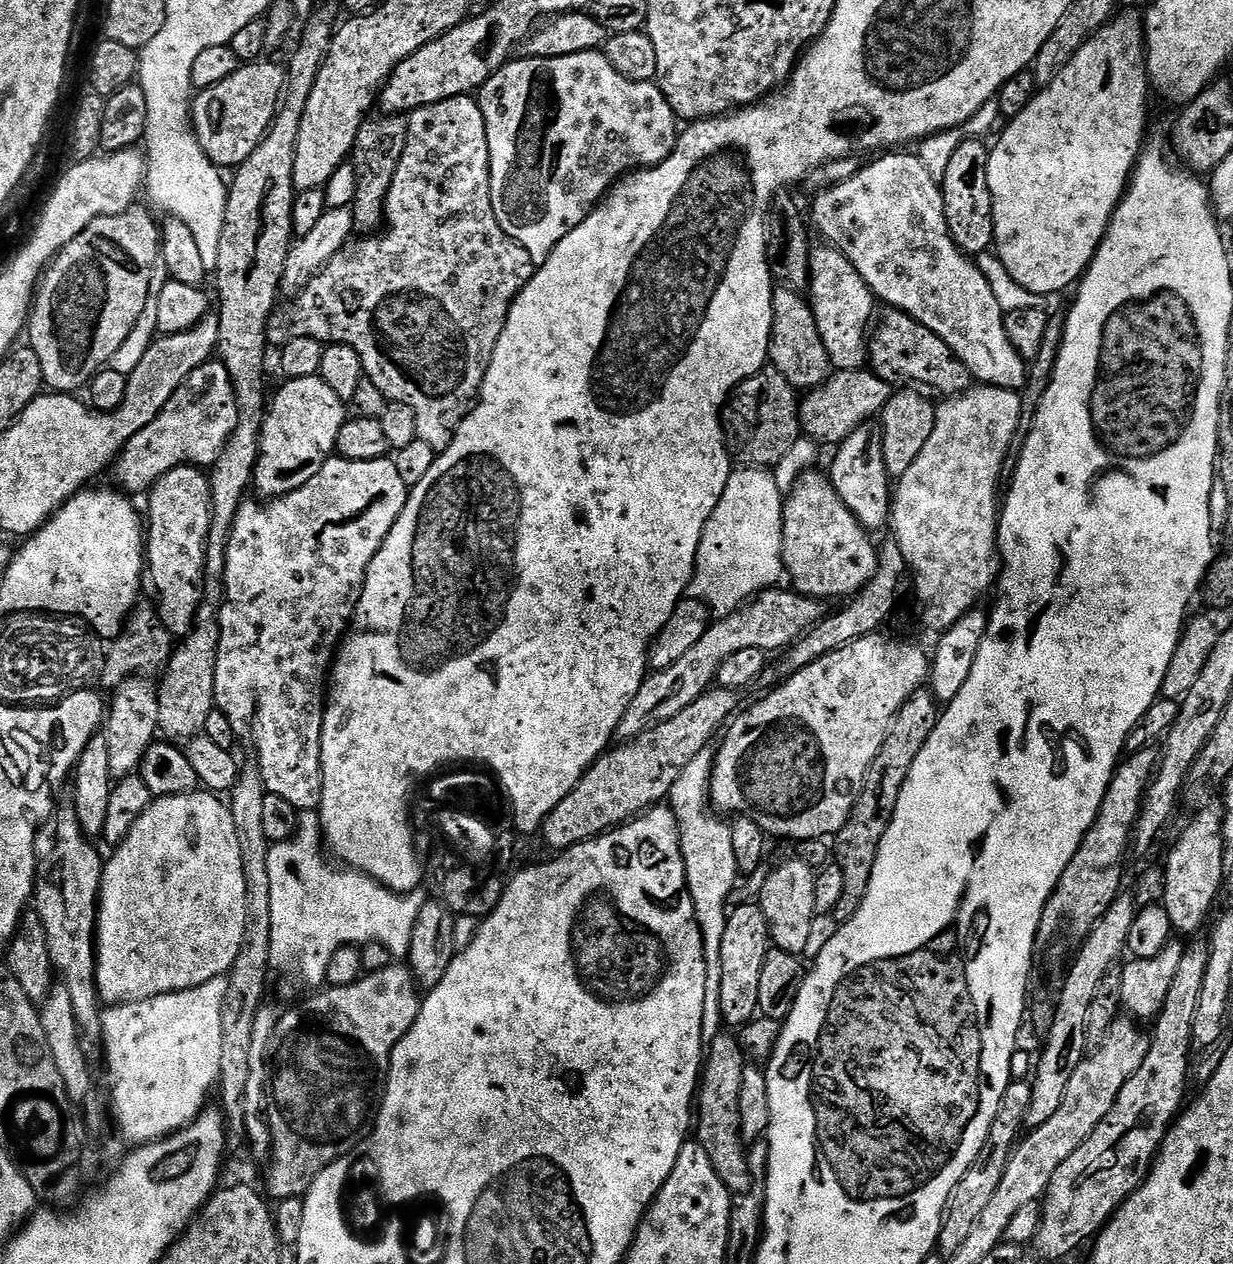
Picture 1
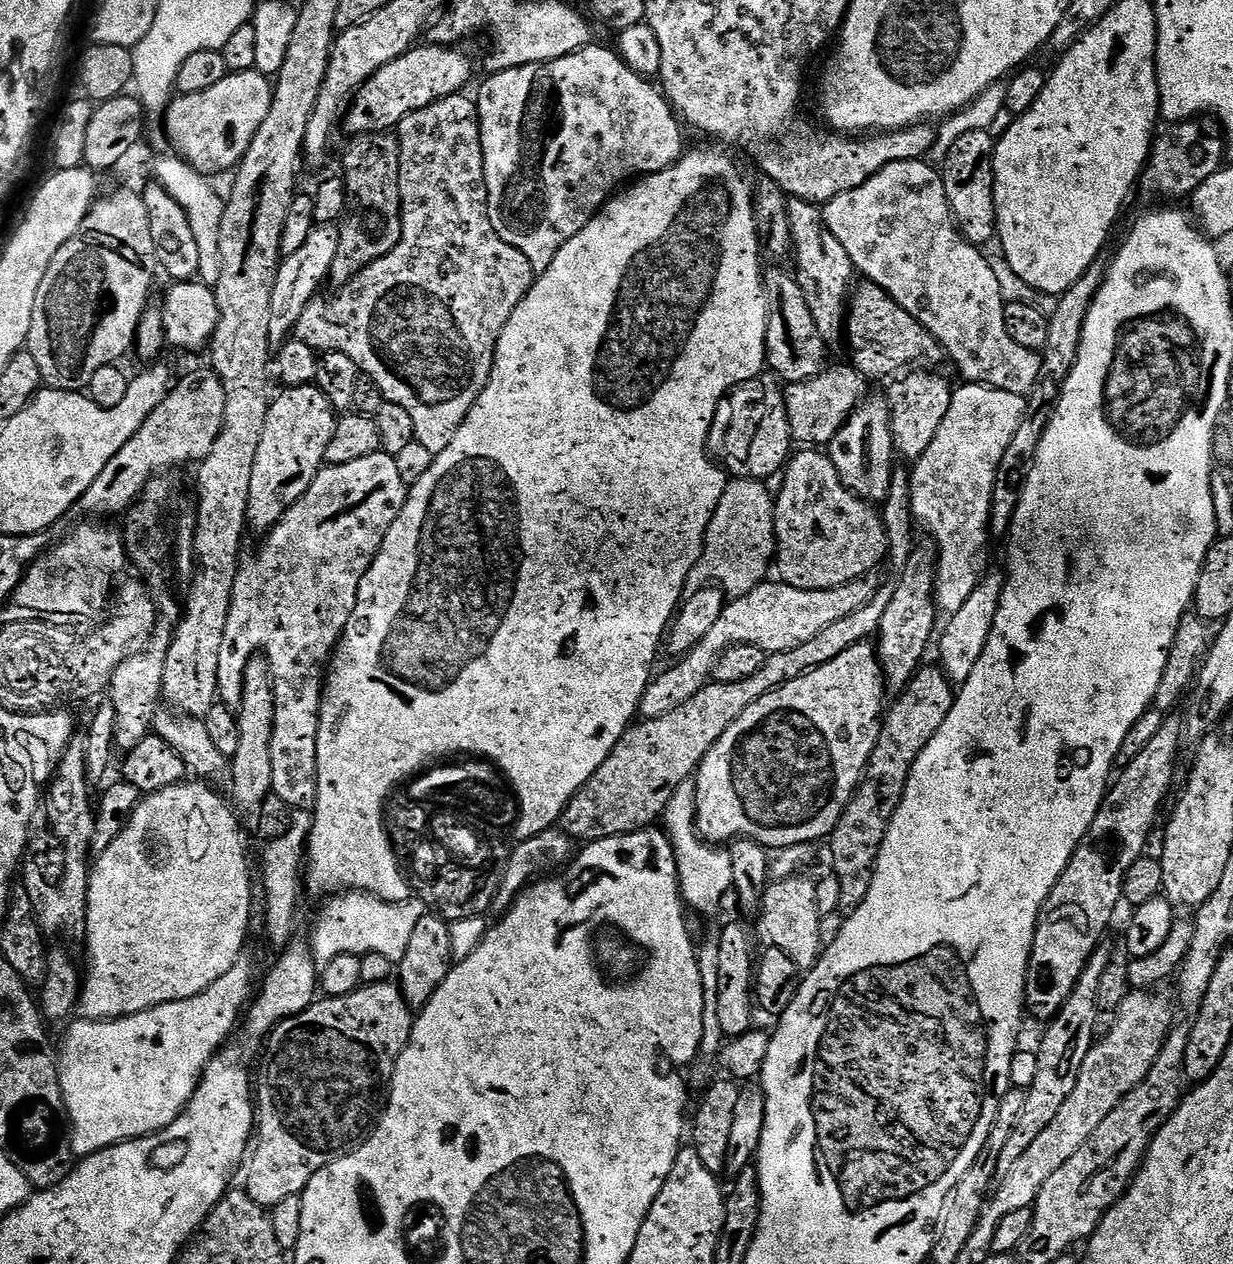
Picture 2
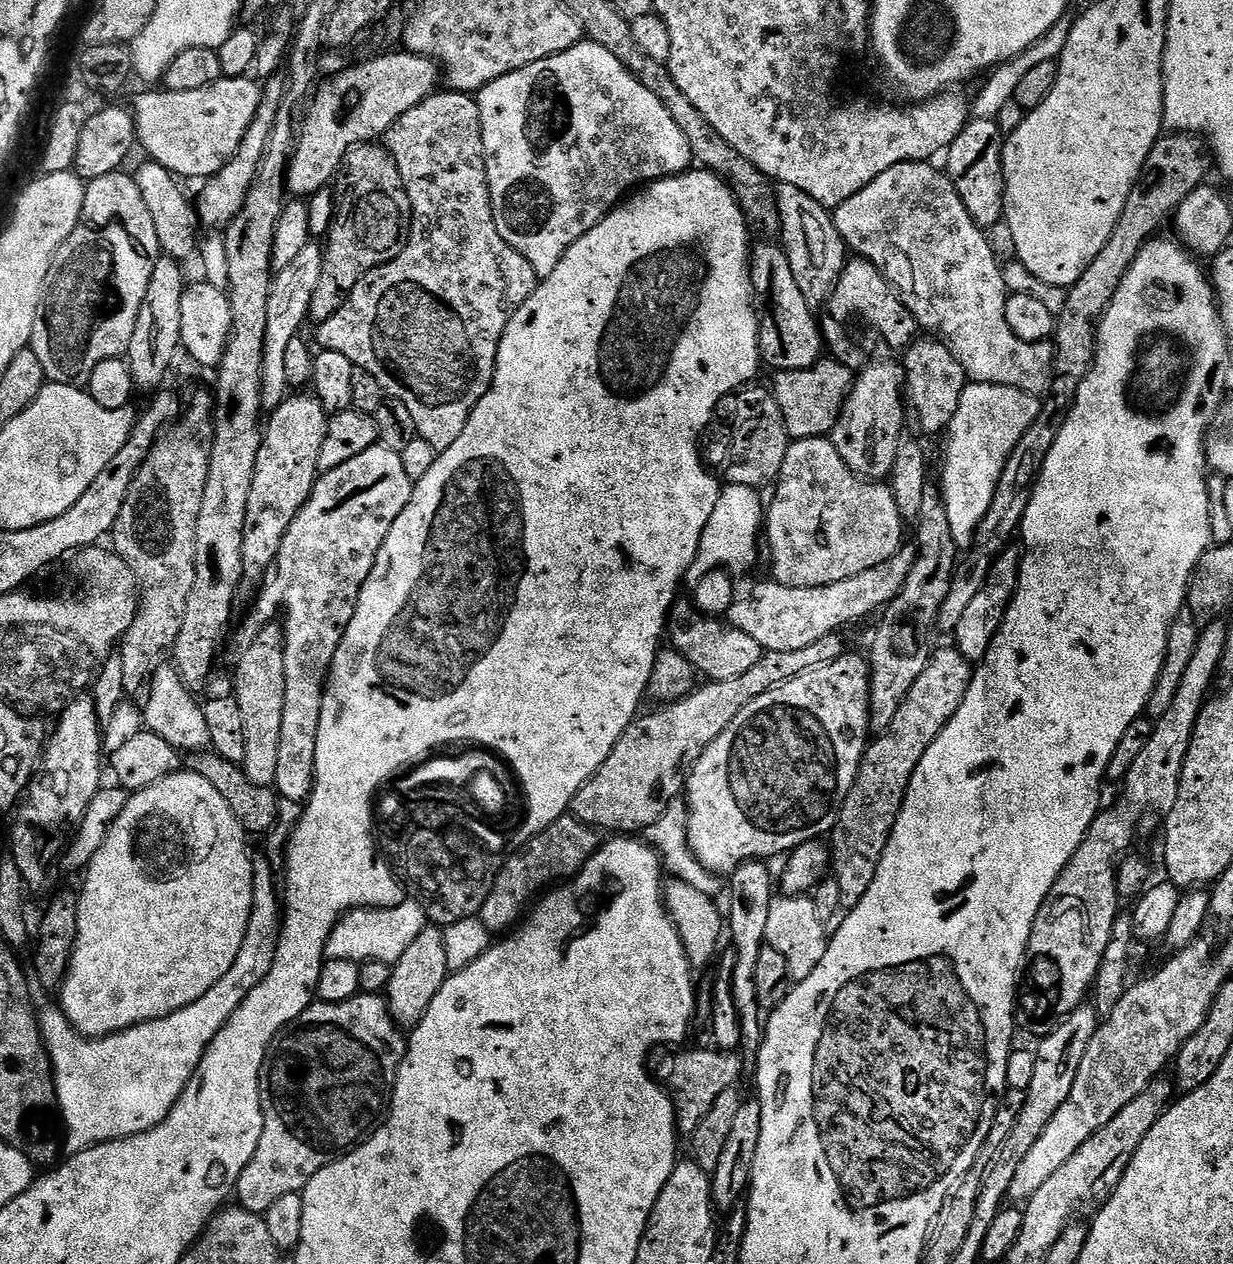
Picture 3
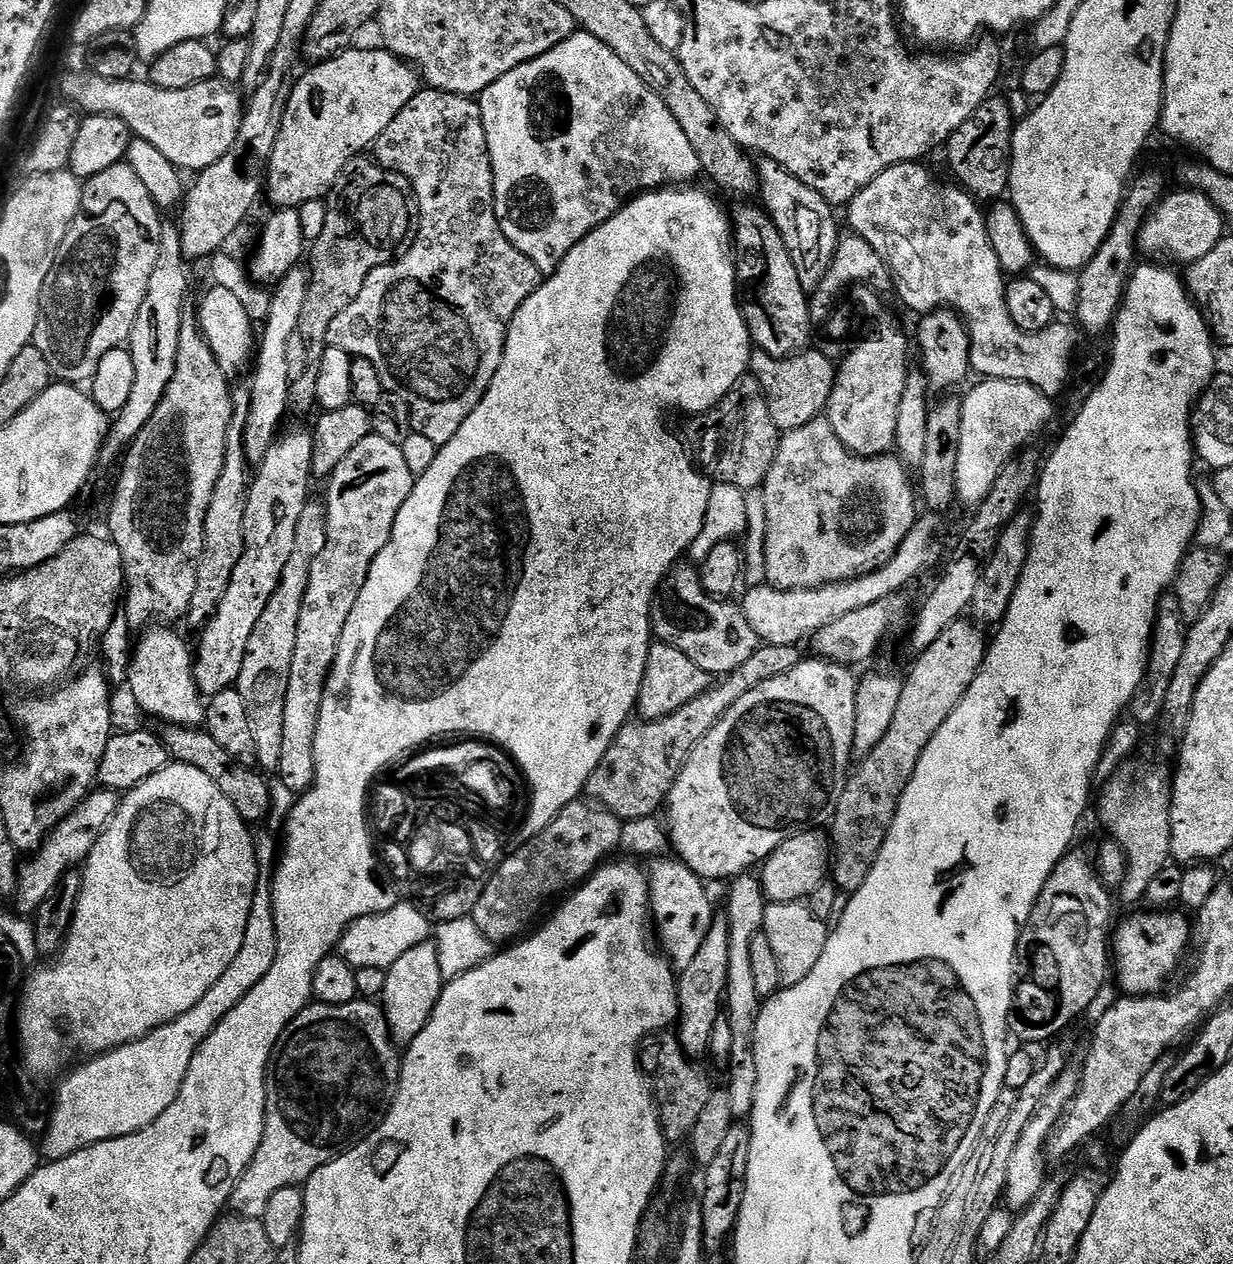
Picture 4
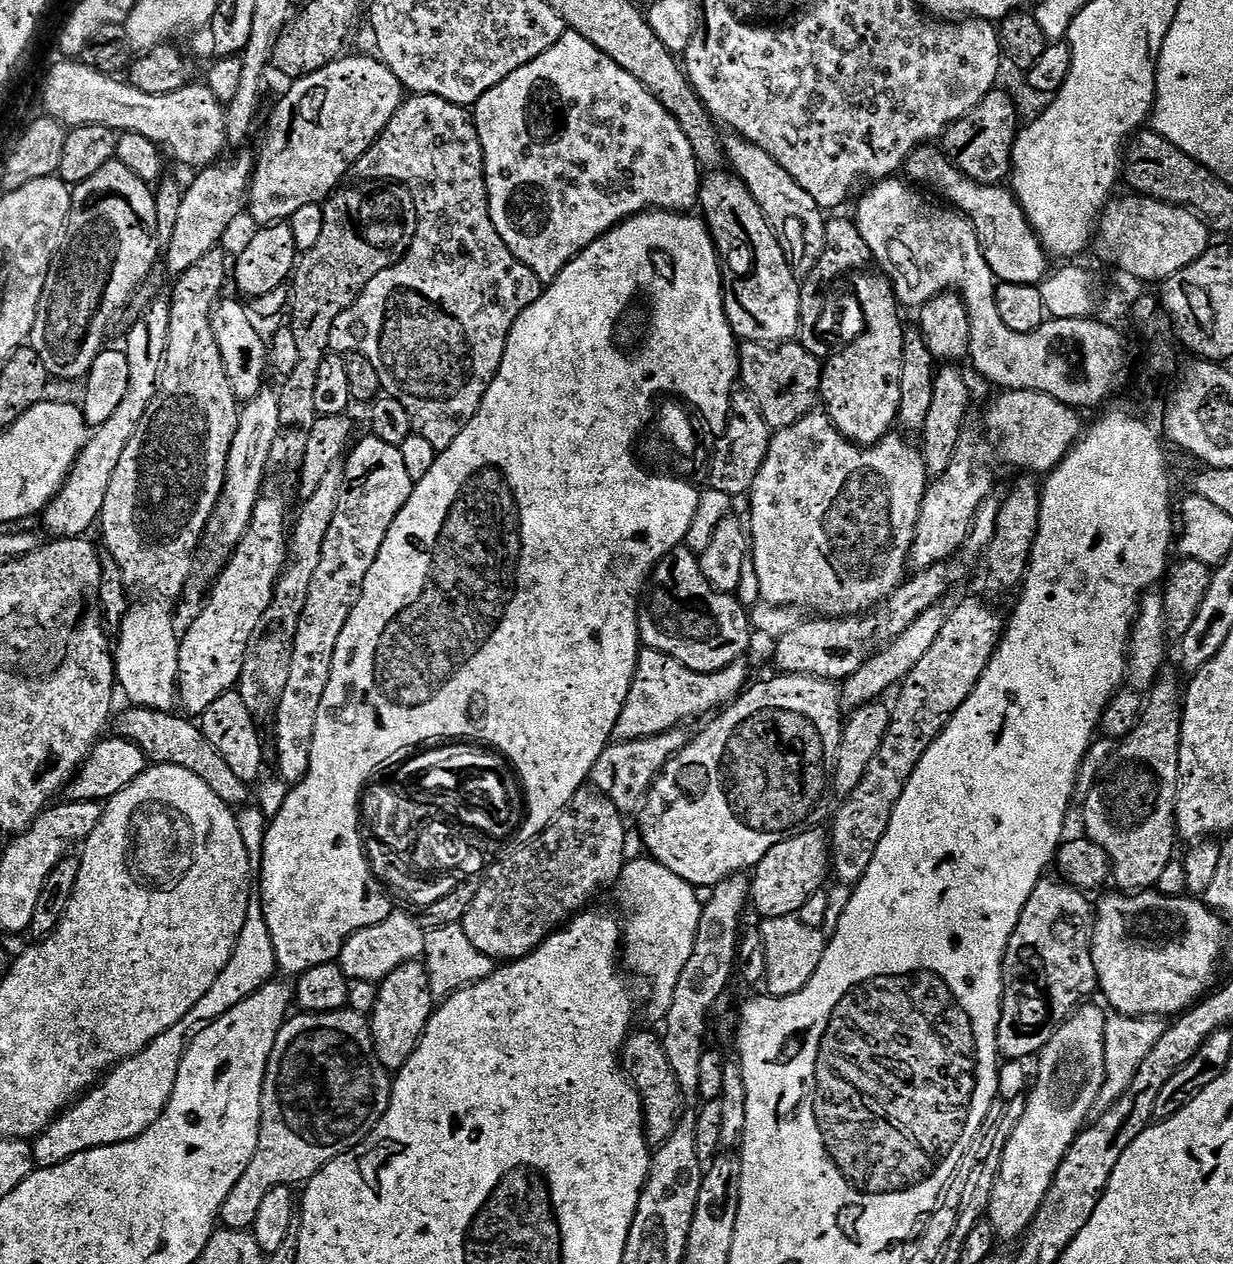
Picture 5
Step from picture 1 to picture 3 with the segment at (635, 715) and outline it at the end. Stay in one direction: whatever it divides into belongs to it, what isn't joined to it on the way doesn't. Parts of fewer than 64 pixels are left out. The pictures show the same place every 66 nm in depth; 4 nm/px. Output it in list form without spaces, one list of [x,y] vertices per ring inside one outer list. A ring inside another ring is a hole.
[[[904,546],[886,562],[870,566],[870,570],[862,570],[862,574],[854,574],[854,578],[842,578],[842,582],[798,586],[778,584],[768,578],[765,584],[754,585],[745,600],[737,599],[726,616],[731,627],[750,634],[765,652],[802,650],[810,646],[810,642],[818,642],[818,638],[839,633],[847,624],[866,619],[875,608],[883,609],[902,590],[915,560],[916,552]]]

